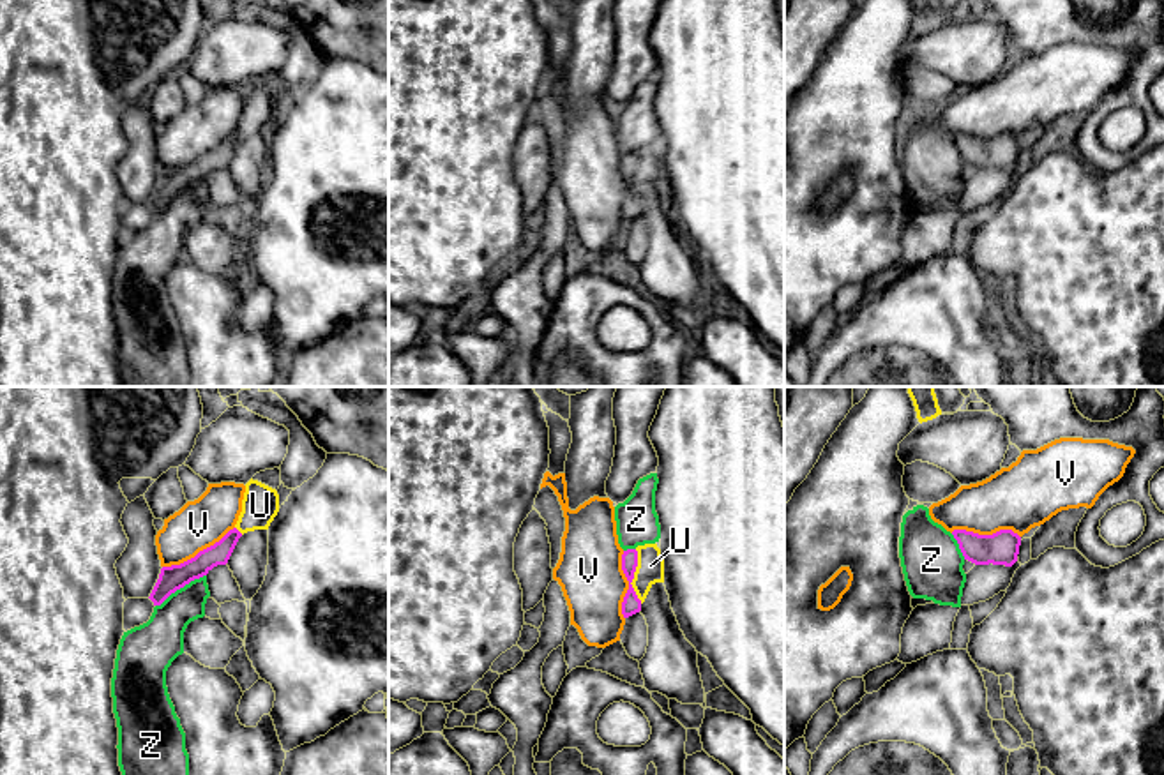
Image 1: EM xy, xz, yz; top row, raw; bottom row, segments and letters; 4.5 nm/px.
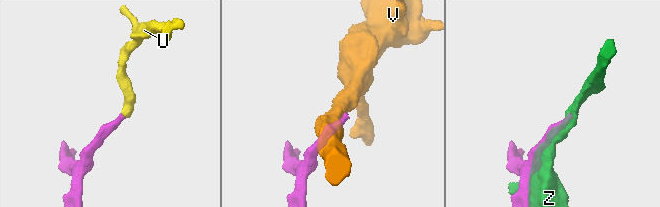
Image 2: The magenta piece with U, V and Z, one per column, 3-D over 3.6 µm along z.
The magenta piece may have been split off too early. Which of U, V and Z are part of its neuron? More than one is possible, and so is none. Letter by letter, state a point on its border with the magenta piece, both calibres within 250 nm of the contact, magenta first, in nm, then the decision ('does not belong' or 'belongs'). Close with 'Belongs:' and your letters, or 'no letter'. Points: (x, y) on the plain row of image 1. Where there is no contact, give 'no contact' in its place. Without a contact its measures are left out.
U: xz (633, 180) | 90/130 nm | belongs
V: xy (200, 156) | 120/220 nm | does not belong
Z: xy (181, 191) | 120/200 nm | does not belong
Belongs: U

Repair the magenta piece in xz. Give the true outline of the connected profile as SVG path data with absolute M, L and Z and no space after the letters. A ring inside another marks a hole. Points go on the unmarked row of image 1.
M657 148L638 150L622 159L622 175L629 185L629 194L622 207L622 219L629 222L641 215L650 192L664 187L664 164Z

